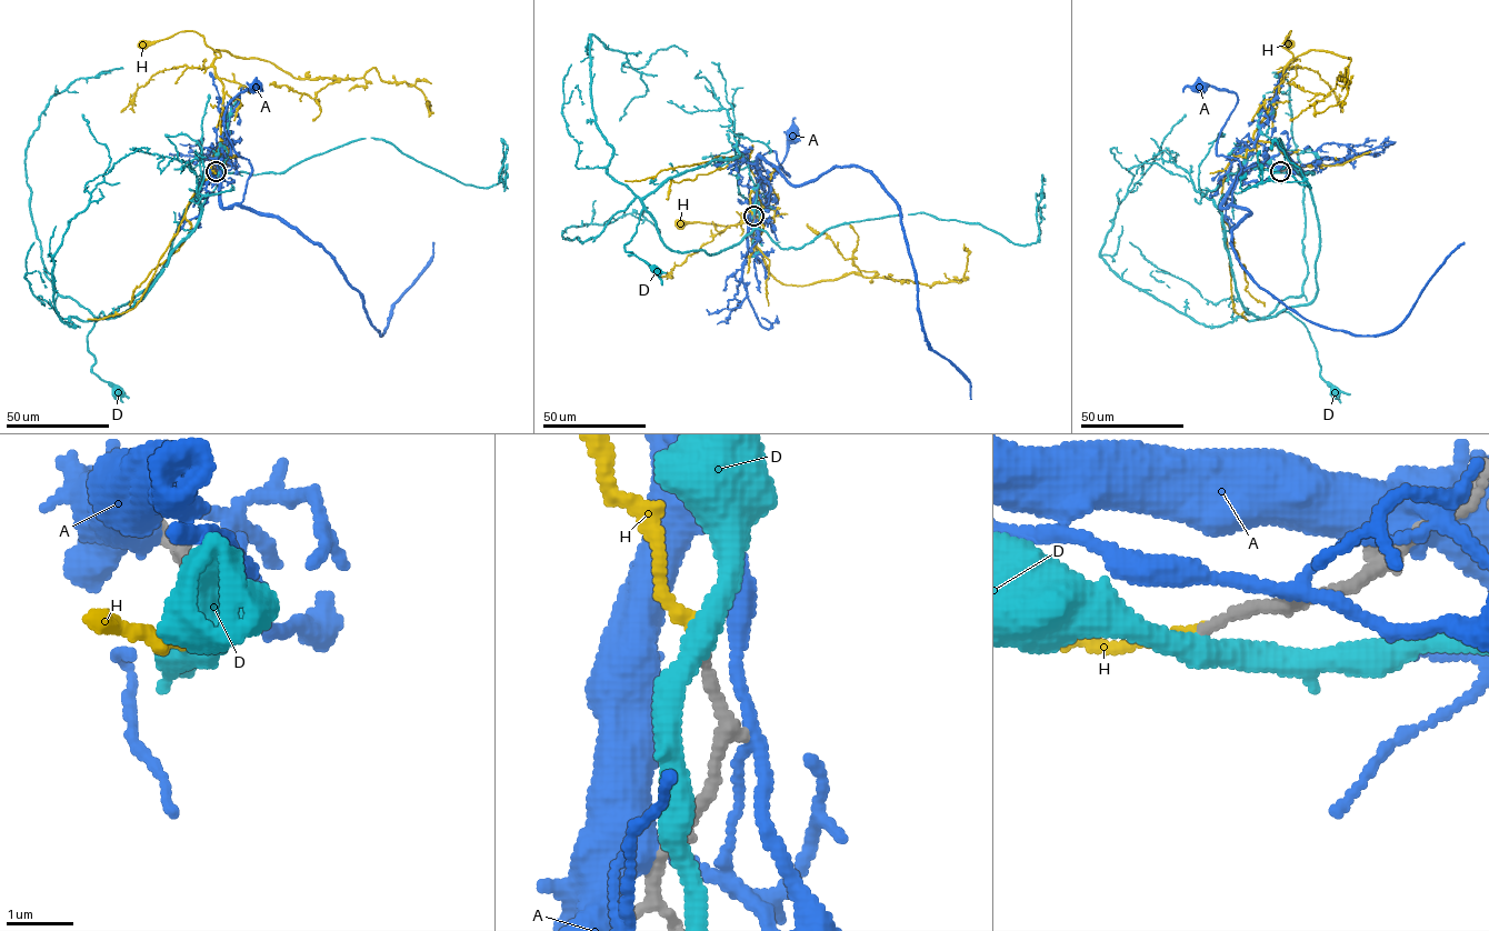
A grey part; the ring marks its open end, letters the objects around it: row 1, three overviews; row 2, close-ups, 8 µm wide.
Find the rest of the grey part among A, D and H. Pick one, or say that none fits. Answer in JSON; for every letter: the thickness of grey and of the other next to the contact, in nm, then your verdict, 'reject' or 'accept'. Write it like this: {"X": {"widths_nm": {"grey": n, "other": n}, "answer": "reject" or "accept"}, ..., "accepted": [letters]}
{"A": {"widths_nm": {"grey": 190, "other": 160}, "answer": "reject"}, "D": {"widths_nm": {"grey": 160, "other": 380}, "answer": "reject"}, "H": {"widths_nm": {"grey": 160, "other": 190}, "answer": "accept"}, "accepted": ["H"]}

